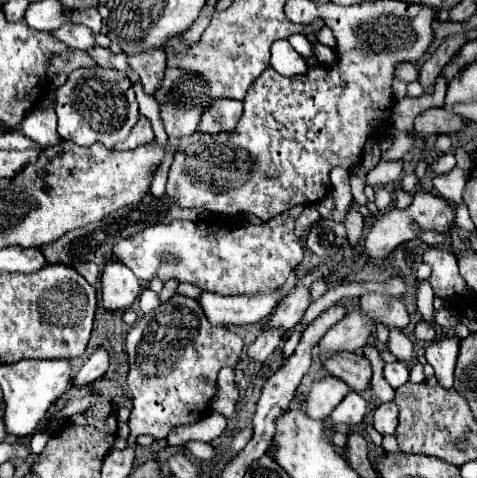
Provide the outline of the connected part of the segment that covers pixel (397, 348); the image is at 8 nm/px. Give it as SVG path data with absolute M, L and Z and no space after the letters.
M390 330L390 338L388 338L388 350L402 362L408 362L414 358L414 344L410 342L410 338L406 334L402 334L400 330Z

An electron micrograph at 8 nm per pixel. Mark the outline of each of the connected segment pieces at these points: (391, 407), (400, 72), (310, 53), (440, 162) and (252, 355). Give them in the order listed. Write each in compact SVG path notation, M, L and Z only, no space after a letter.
M394 400L380 404L374 412L374 428L382 436L394 436L396 426L398 426L398 406L396 406Z
M400 62L396 64L396 76L400 76L404 82L412 82L418 78L418 66L414 62Z
M296 34L296 36L290 36L288 42L294 46L294 50L302 56L302 58L314 58L314 46L308 42L308 38L304 34Z
M444 154L442 158L438 158L438 160L432 164L432 170L434 170L436 174L446 174L446 172L450 172L454 166L456 166L454 154Z
M266 332L266 334L260 334L260 336L256 338L256 342L246 348L246 354L248 354L250 360L264 362L264 360L276 350L276 346L280 344L280 340L282 340L280 332Z

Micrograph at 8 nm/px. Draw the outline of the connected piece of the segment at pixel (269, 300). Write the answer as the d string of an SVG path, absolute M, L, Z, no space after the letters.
M282 288L264 294L254 294L254 296L222 296L222 294L204 292L200 296L200 304L212 324L244 326L268 318L276 308L276 304L286 294L288 292L284 292Z

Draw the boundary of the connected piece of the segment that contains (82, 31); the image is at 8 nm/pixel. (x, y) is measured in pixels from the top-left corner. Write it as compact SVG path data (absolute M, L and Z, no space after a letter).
M64 24L64 28L58 28L52 34L76 50L90 50L96 46L92 28L88 28L84 24Z

